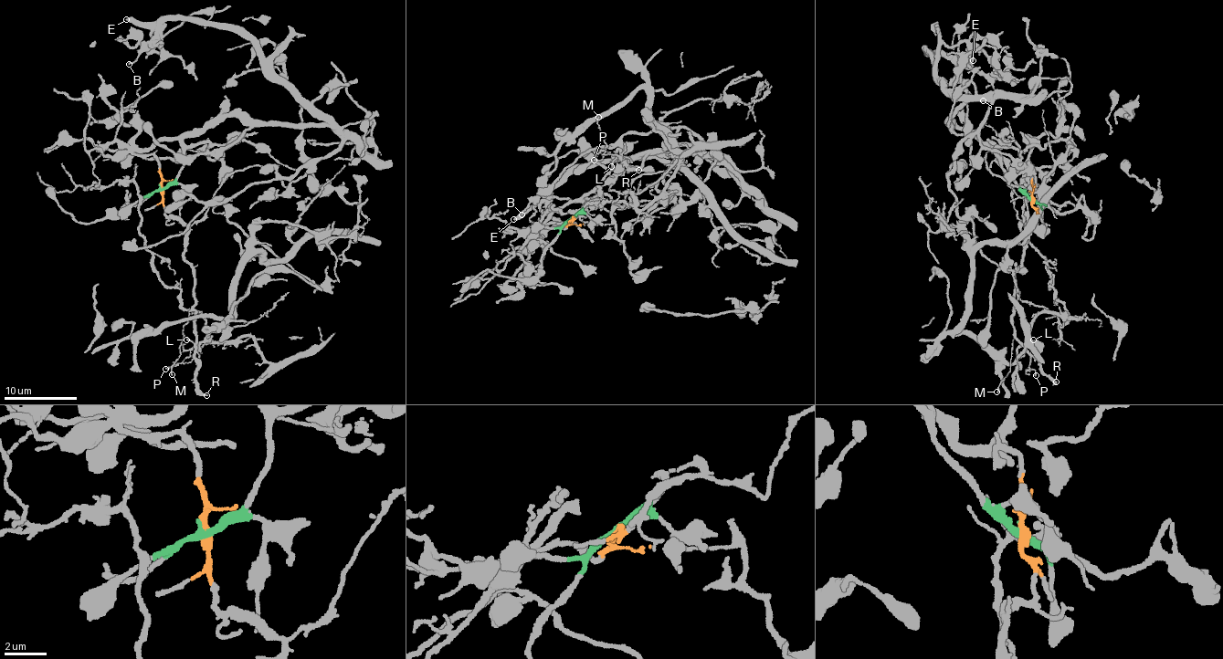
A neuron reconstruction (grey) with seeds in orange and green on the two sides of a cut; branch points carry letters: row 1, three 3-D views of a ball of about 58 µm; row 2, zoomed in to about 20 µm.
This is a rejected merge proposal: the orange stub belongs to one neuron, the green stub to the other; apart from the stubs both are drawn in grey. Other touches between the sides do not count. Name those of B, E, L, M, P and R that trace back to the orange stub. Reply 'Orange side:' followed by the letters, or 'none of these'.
Orange side: L, M, P, R

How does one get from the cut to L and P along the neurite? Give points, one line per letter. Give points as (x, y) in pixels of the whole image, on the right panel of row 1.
L: (1030, 197), (1037, 220), (1027, 226), (1022, 265), (1016, 269), (1014, 335), (1023, 343), (1033, 339)
P: (1030, 197), (1037, 220), (1027, 226), (1022, 265), (1016, 269), (1012, 316), (1014, 339), (1030, 358), (1035, 376)

